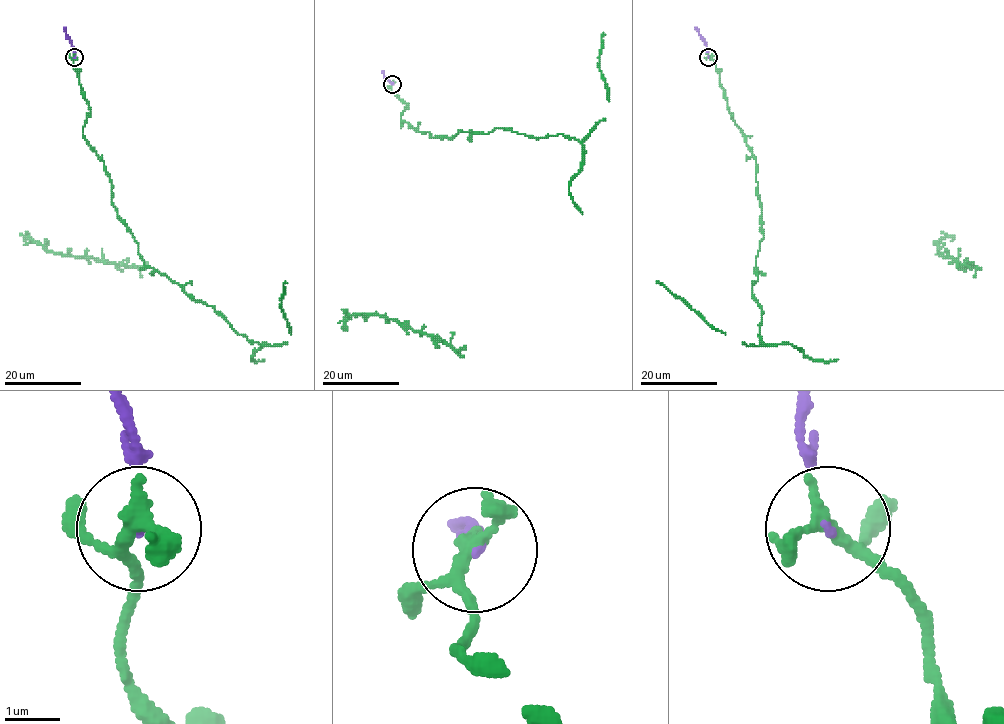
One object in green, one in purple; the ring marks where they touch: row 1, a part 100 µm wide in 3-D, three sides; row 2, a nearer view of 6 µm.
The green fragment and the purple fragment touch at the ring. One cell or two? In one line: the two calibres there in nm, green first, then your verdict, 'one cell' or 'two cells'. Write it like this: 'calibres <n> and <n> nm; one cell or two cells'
calibres 280 and 50 nm; one cell

